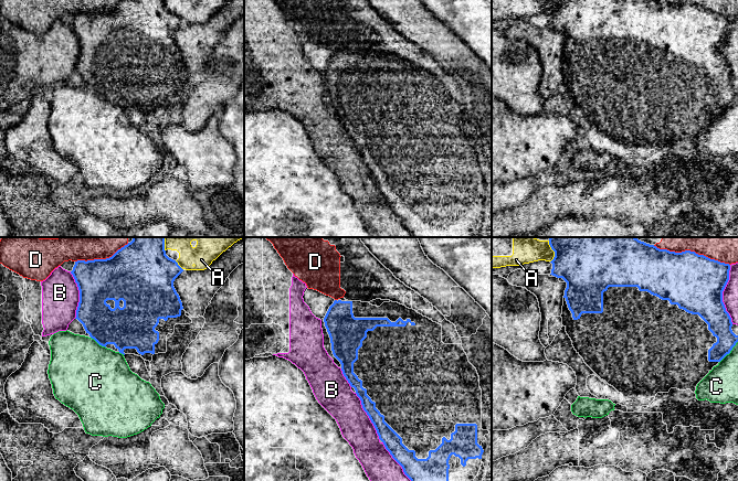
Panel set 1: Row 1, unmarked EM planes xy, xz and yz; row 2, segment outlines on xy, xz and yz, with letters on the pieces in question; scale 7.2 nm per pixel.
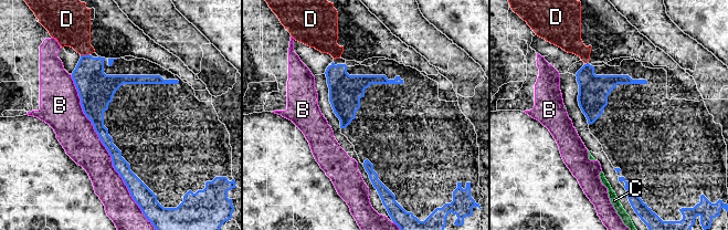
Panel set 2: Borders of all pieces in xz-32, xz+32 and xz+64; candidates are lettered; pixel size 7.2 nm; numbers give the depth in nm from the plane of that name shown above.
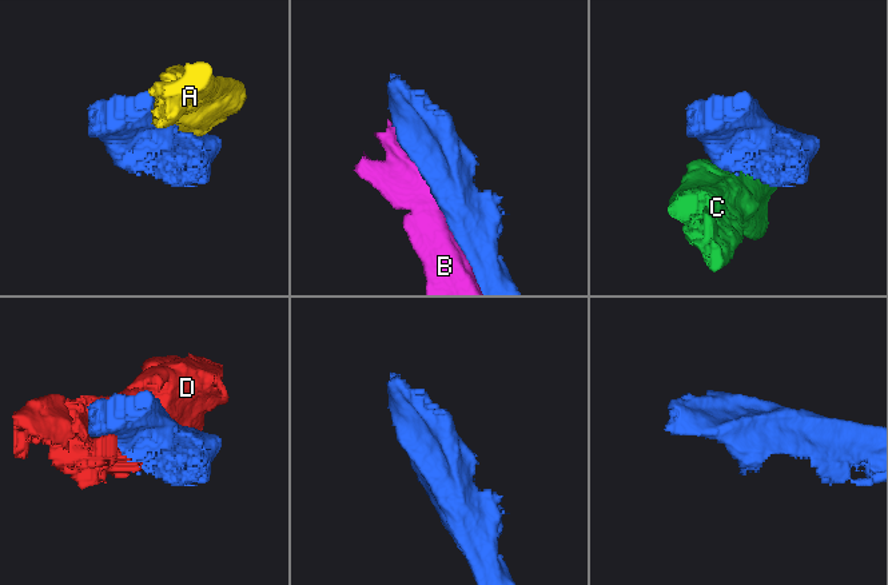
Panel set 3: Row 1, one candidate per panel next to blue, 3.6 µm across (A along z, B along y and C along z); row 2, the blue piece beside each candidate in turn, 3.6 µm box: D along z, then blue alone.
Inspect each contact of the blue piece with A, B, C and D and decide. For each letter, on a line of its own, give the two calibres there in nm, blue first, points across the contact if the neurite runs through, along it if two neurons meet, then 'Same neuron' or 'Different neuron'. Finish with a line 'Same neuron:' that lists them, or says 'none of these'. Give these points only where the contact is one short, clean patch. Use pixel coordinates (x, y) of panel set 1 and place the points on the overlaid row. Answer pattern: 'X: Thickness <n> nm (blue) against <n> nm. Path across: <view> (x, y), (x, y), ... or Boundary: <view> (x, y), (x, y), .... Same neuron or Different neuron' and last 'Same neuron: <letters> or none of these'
A: Thickness 420 nm (blue) against 190 nm. Different neuron
B: Thickness 320 nm (blue) against 280 nm. Different neuron
C: Thickness 300 nm (blue) against 480 nm. Different neuron
D: Thickness 400 nm (blue) against 340 nm. Different neuron
Same neuron: none of these

